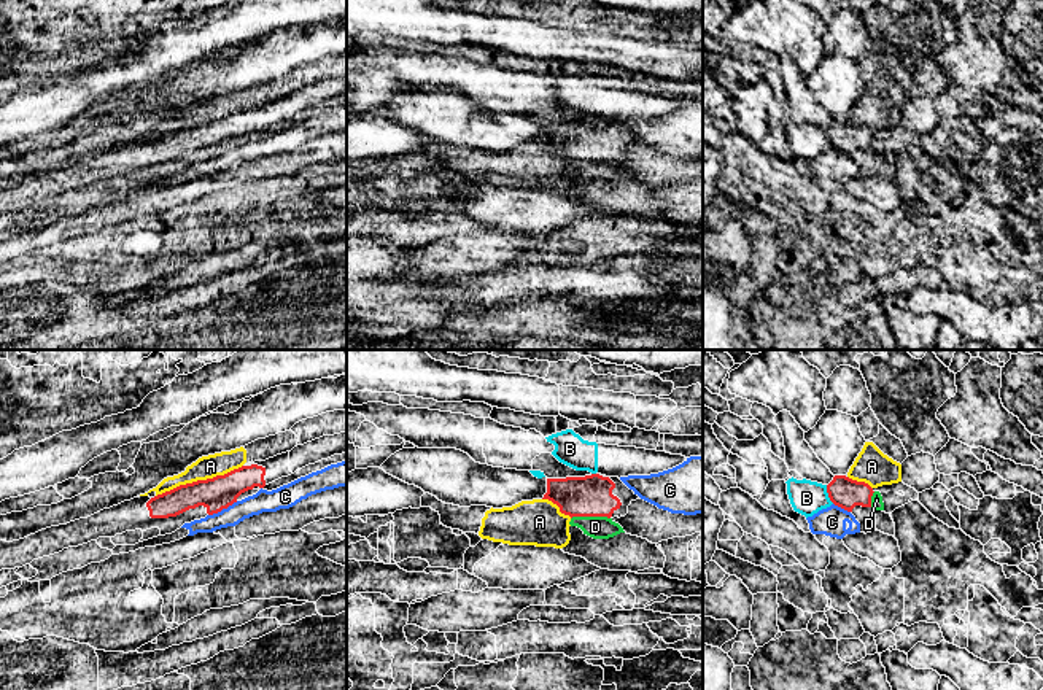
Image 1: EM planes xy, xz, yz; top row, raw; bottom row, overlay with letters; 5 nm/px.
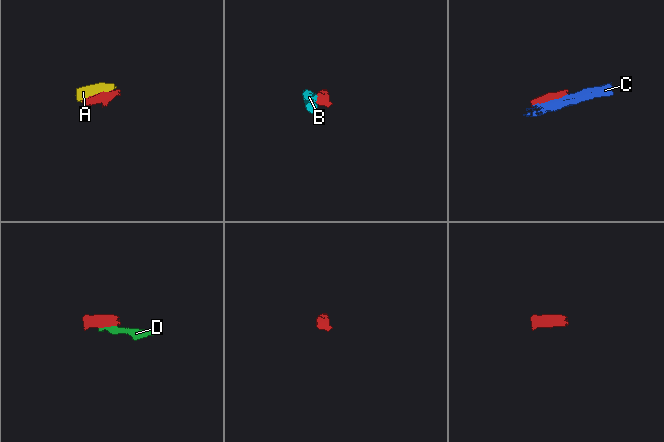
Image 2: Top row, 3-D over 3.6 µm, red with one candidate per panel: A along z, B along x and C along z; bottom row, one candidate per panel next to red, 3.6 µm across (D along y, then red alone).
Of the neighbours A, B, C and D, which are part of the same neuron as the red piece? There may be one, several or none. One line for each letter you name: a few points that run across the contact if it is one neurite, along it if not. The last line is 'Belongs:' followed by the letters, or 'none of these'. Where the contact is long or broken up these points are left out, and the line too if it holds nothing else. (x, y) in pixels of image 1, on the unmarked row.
Belongs: none of these

